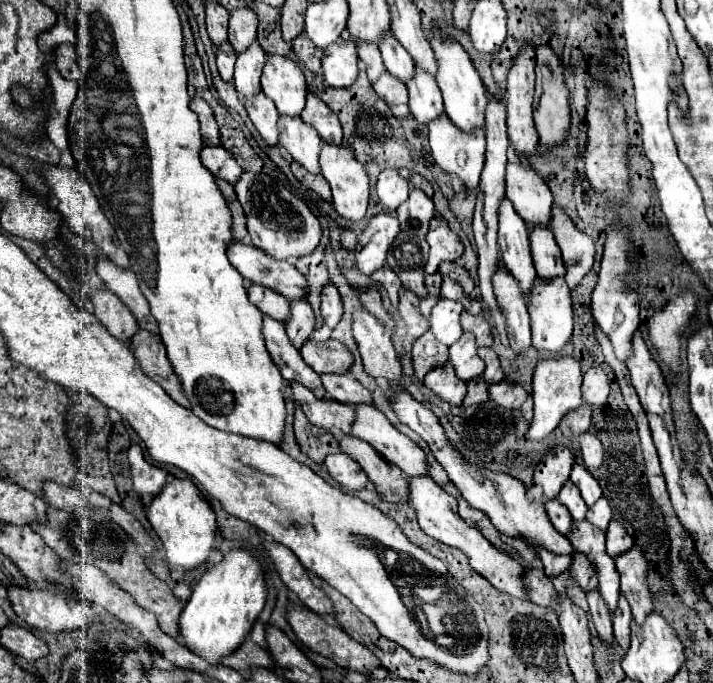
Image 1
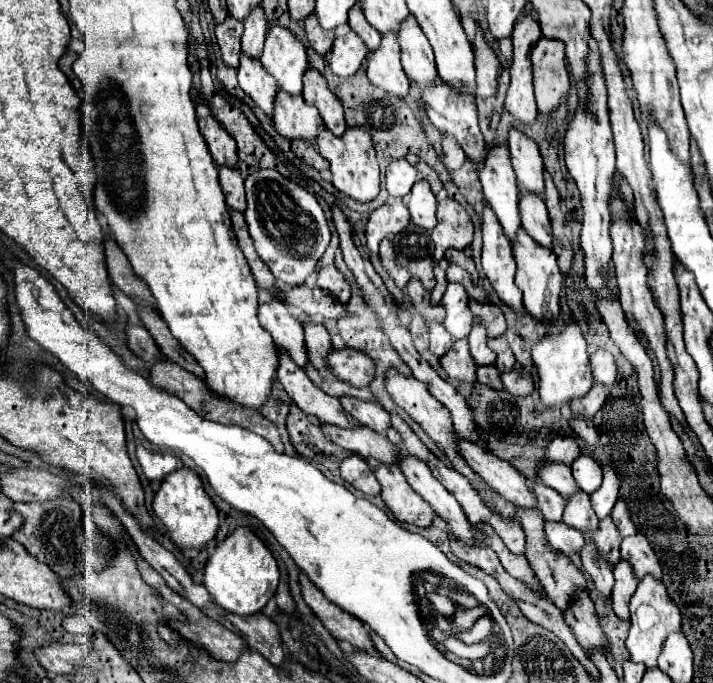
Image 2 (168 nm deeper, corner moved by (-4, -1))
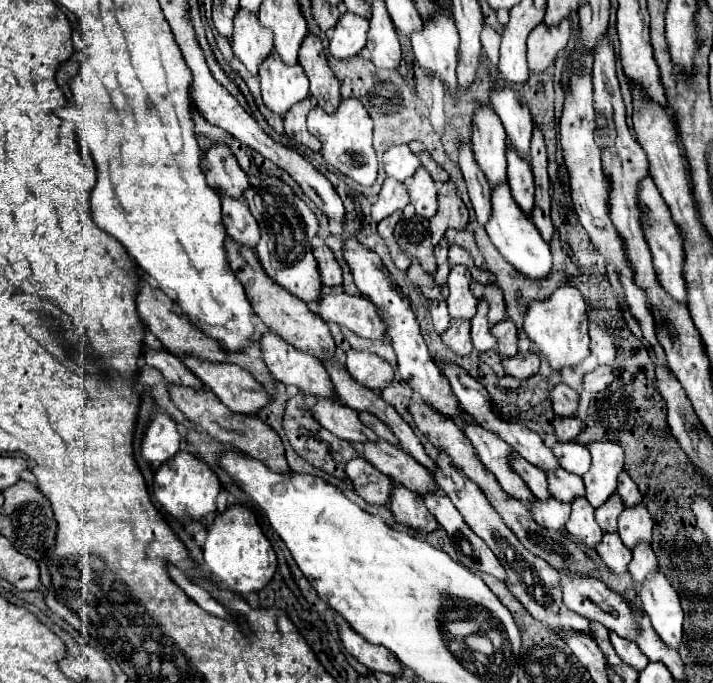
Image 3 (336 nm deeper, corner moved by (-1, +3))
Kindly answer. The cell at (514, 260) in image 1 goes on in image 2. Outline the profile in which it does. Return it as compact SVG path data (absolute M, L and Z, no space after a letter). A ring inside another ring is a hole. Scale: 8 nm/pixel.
M506 146L496 148L496 156L488 156L480 182L484 188L486 204L494 210L498 216L504 234L514 244L514 238L518 236L522 228L520 220L520 190L516 186L516 176L512 172L512 164L508 164L508 150Z

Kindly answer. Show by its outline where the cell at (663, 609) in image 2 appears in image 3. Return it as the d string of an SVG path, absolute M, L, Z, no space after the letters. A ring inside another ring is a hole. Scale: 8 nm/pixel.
M639 540L637 546L633 548L633 560L629 562L629 572L635 580L635 586L641 586L641 580L645 580L645 576L655 570L657 570L657 558L651 544Z

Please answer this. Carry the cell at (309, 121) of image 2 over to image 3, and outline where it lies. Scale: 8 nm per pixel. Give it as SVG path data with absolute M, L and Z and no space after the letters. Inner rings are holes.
M271 52L261 62L259 80L265 106L279 116L285 116L291 106L309 96L309 78L301 64L287 66L277 52Z

